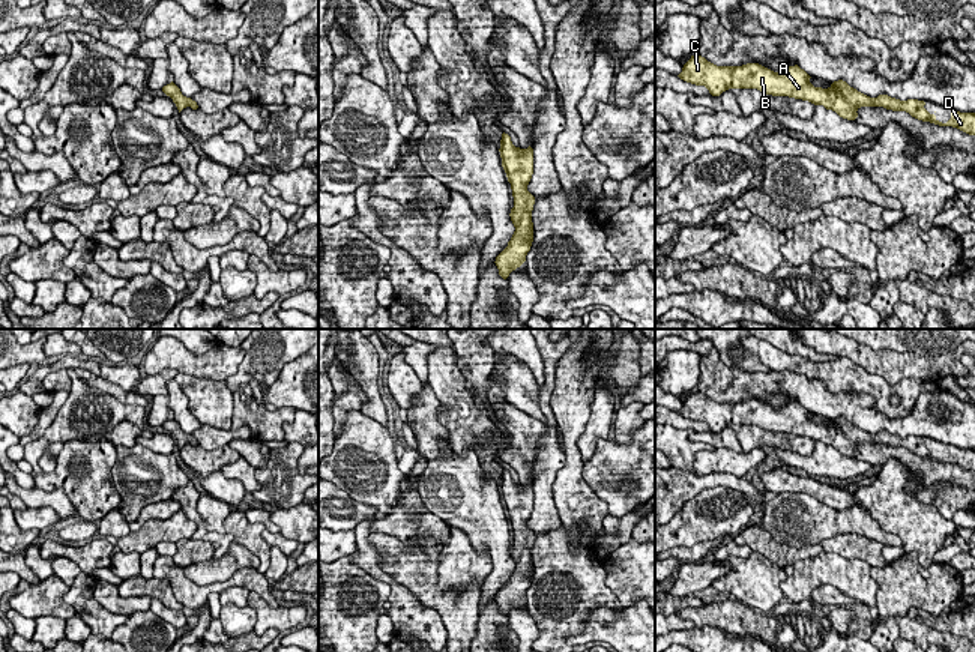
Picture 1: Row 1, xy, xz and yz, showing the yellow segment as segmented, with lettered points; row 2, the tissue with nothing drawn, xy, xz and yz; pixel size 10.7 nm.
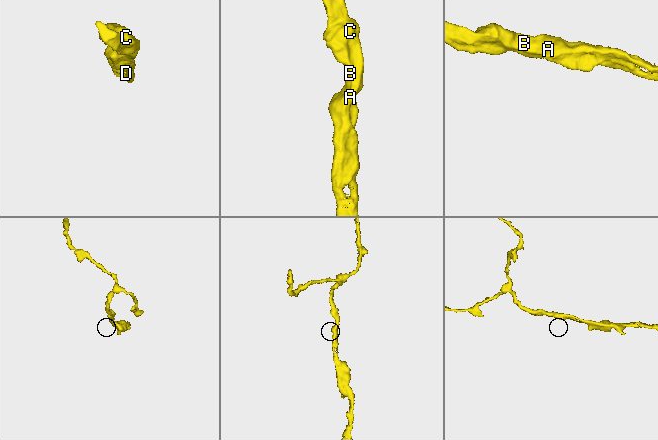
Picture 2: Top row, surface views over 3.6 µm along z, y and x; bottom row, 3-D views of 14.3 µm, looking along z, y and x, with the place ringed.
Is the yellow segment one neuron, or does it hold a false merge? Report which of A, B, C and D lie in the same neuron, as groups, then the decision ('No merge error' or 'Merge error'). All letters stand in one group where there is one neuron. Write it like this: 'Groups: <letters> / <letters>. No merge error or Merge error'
Groups: A B C D. No merge error

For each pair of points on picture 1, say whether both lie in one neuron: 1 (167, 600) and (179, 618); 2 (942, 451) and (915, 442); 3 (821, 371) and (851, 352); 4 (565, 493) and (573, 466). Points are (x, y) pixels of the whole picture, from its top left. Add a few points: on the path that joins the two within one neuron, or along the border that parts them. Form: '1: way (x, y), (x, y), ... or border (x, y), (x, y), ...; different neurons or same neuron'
1: border (152, 598), (156, 598), (170, 609), (181, 610); different neurons
2: way (936, 451), (921, 446); same neuron
3: border (839, 356), (848, 356), (869, 373), (875, 373); different neurons
4: way (568, 487), (571, 472); same neuron

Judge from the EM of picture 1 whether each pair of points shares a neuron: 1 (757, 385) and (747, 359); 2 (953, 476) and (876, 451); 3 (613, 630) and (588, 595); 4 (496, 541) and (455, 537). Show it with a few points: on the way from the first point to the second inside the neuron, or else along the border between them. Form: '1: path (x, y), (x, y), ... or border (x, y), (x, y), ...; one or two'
1: border (720, 355), (720, 359), (736, 371), (771, 371); two
2: path (933, 472), (914, 464), (900, 452), (896, 452); one
3: border (622, 607), (595, 607), (585, 627), (573, 634); two
4: border (449, 525), (460, 529), (479, 555); two

